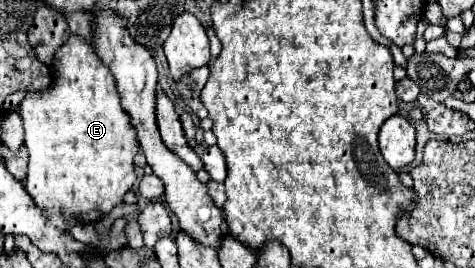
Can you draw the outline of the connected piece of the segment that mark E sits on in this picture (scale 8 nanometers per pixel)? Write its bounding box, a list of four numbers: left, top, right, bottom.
[20,33,138,229]

